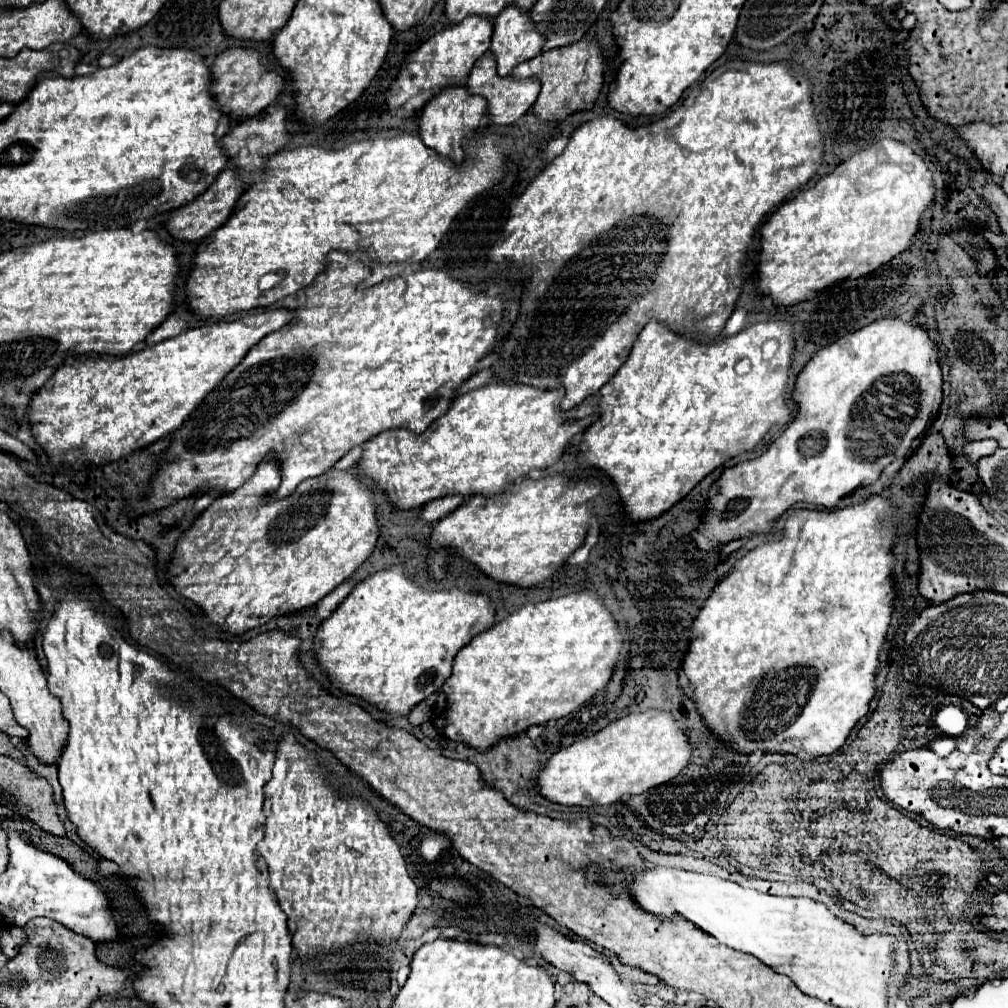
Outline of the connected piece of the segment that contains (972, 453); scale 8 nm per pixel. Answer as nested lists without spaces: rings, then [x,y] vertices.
[[[984,439],[984,441],[972,441],[972,443],[966,443],[964,445],[964,453],[968,455],[968,459],[972,463],[976,463],[980,457],[986,457],[990,453],[994,453],[998,449],[996,441],[994,439]]]

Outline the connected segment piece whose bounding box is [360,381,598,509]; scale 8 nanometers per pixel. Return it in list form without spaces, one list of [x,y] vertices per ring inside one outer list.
[[[492,381],[484,387],[468,391],[460,395],[450,411],[436,419],[424,433],[416,435],[408,429],[390,429],[366,443],[362,449],[360,469],[364,475],[372,477],[380,489],[388,493],[388,499],[398,509],[412,509],[426,505],[438,497],[446,495],[496,495],[502,493],[510,483],[518,477],[528,475],[532,469],[546,469],[554,465],[570,441],[584,433],[598,415],[590,415],[584,419],[568,419],[560,409],[560,401],[564,397],[562,389],[536,389],[520,383],[502,383]]]

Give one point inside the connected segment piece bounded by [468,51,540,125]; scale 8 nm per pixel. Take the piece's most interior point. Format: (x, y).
(508, 99)

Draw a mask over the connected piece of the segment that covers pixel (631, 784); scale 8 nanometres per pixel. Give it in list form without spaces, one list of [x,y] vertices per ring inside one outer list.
[[[650,709],[644,713],[630,713],[626,717],[616,719],[612,725],[594,733],[592,737],[580,739],[566,749],[554,753],[546,765],[546,769],[538,775],[540,793],[560,805],[610,805],[622,799],[622,795],[640,795],[658,787],[670,779],[674,779],[692,759],[694,745],[690,743],[690,735],[682,729],[682,723],[674,719],[668,711]]]

